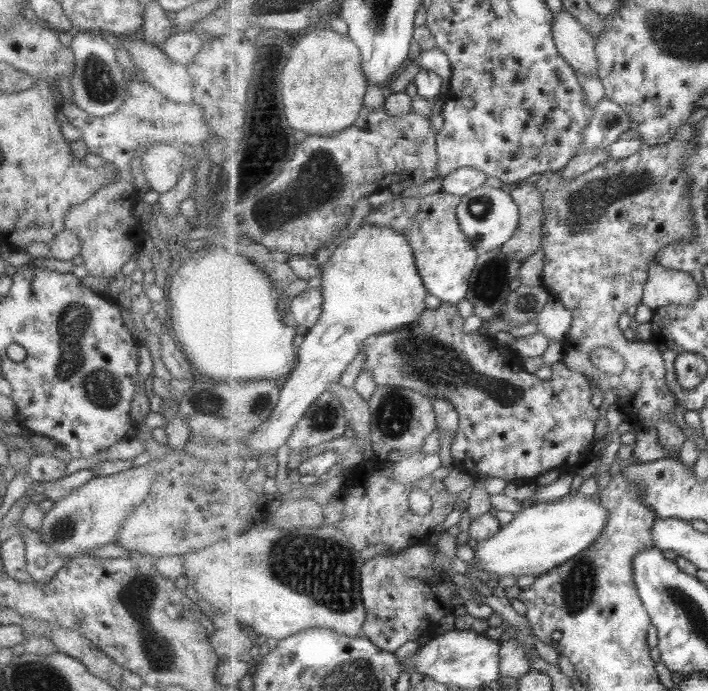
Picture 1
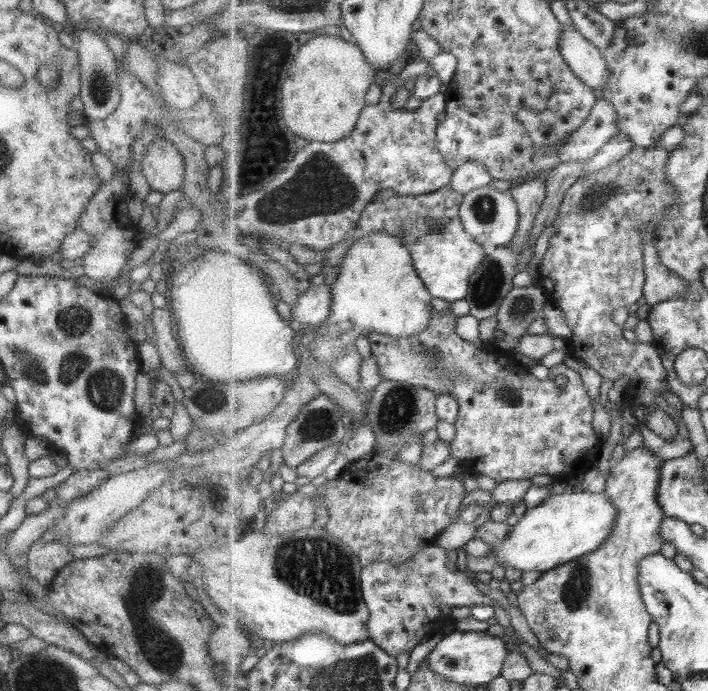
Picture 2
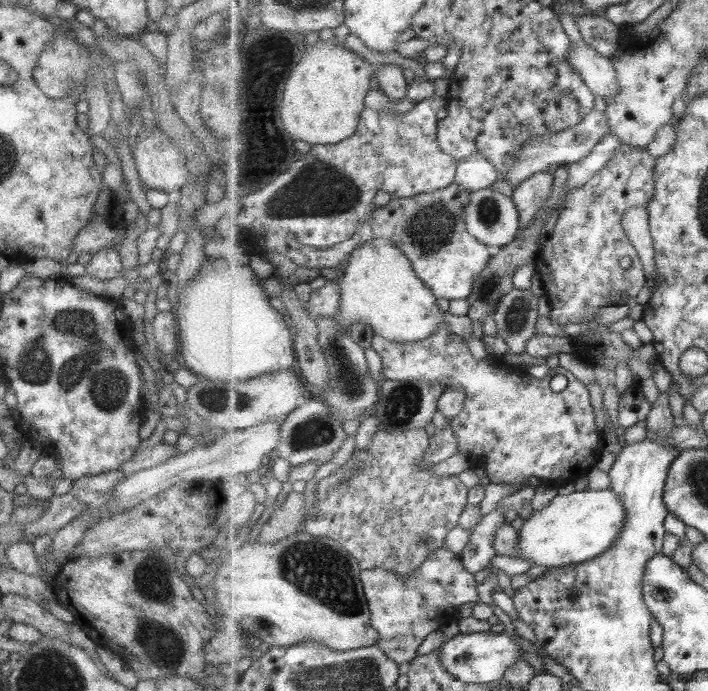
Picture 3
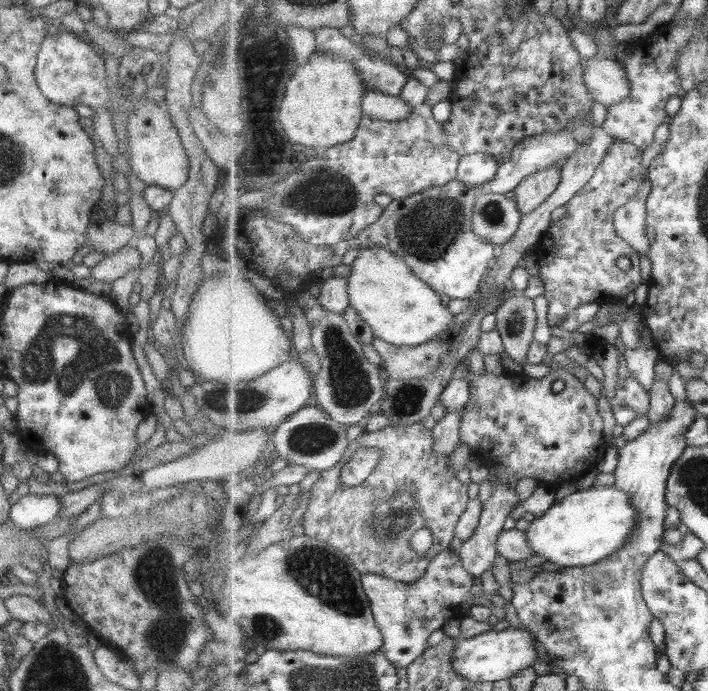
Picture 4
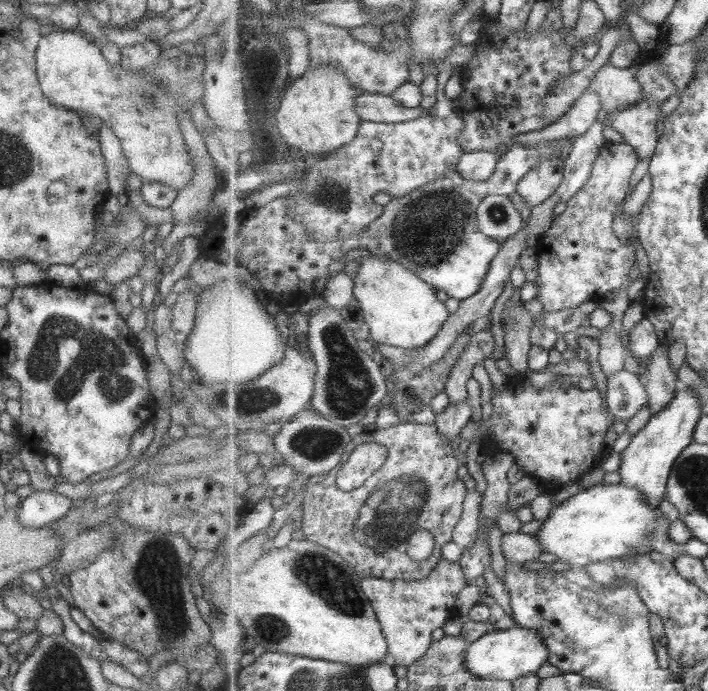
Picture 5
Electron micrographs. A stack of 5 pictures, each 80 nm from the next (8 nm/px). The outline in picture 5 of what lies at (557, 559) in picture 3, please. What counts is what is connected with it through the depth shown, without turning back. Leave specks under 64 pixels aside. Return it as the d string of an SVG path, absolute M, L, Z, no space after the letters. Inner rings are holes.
M622 483L598 484L557 504L535 536L544 552L554 554L558 561L572 568L587 568L591 564L625 558L641 550L657 551L675 562L689 550L687 544L678 544L671 539L671 524L665 514L647 503L647 495L643 495L643 491Z

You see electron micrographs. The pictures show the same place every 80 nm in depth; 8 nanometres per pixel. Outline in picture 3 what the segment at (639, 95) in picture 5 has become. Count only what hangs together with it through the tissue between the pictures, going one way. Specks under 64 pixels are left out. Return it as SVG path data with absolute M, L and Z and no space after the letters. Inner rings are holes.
M584 41L573 43L570 58L571 66L582 75L594 96L606 99L619 92L617 73L610 58L605 58Z

